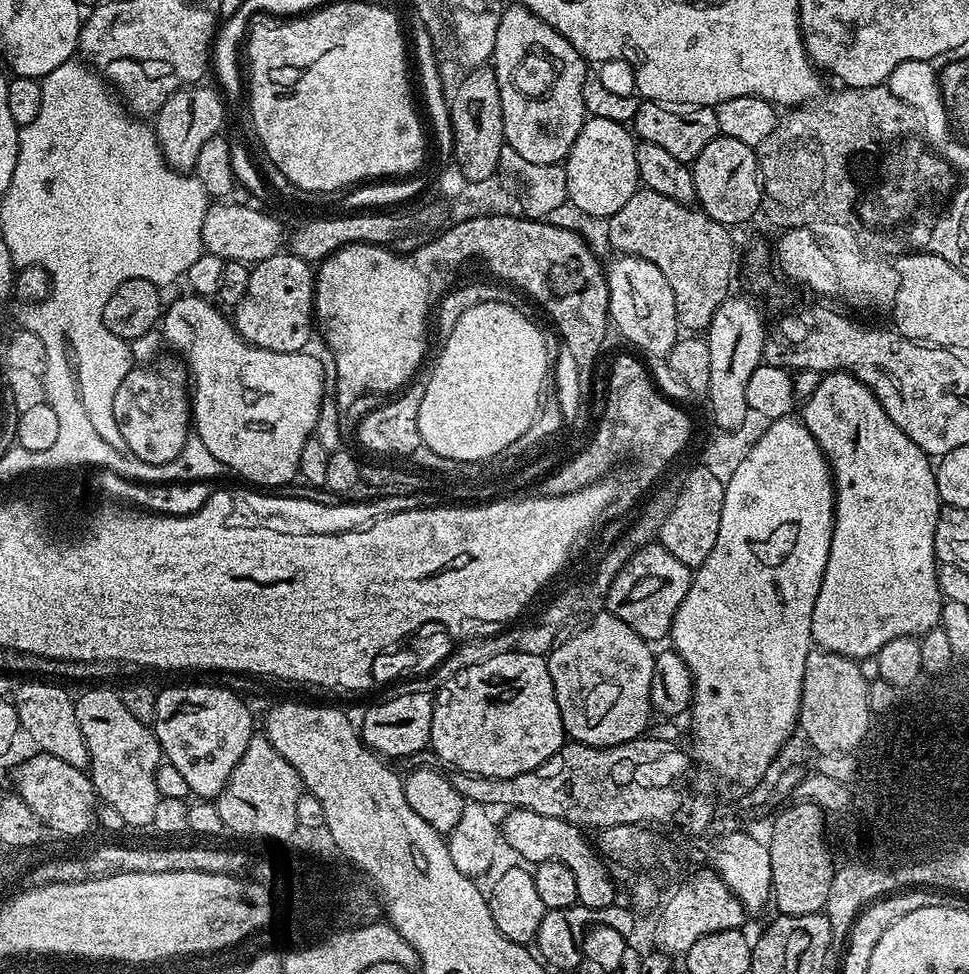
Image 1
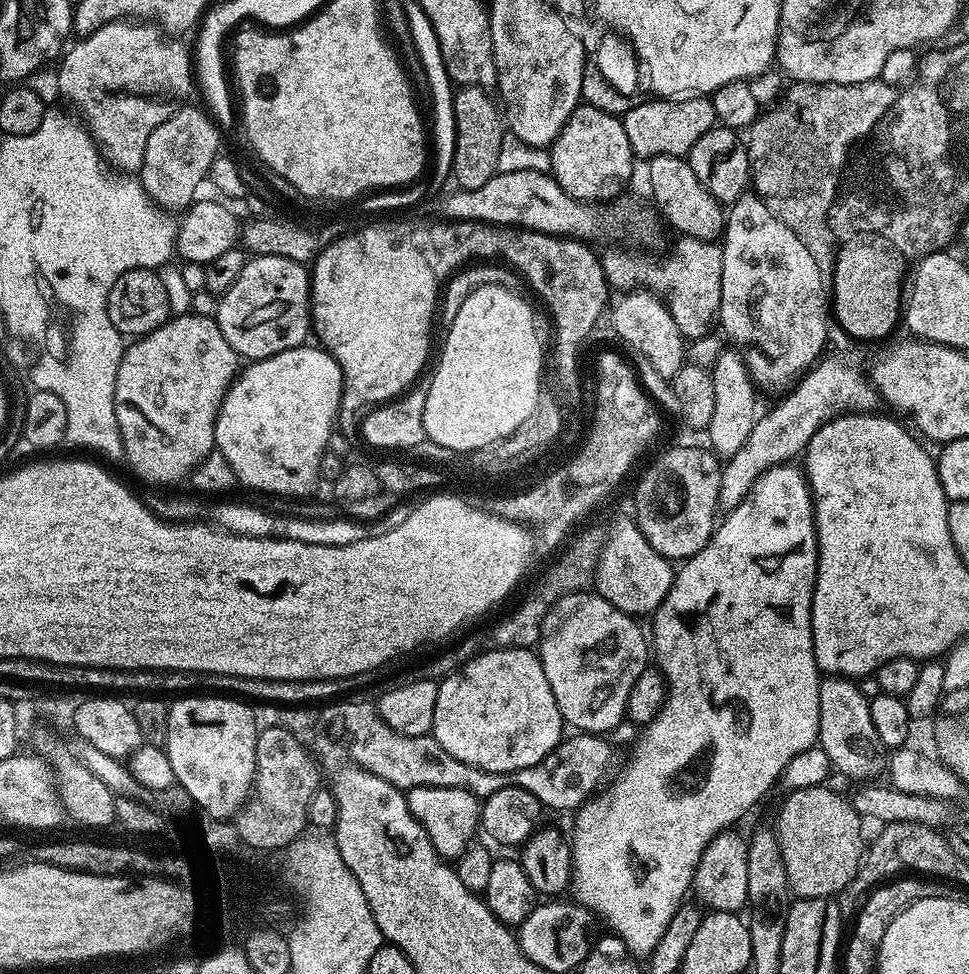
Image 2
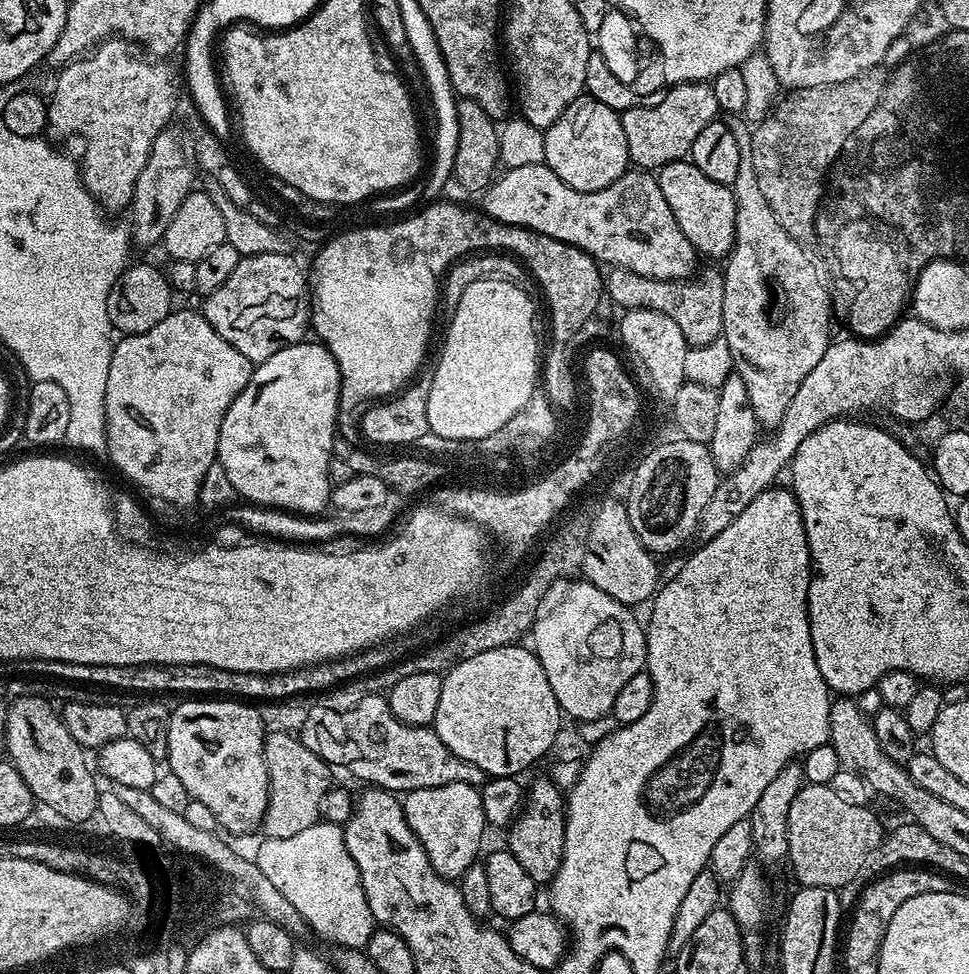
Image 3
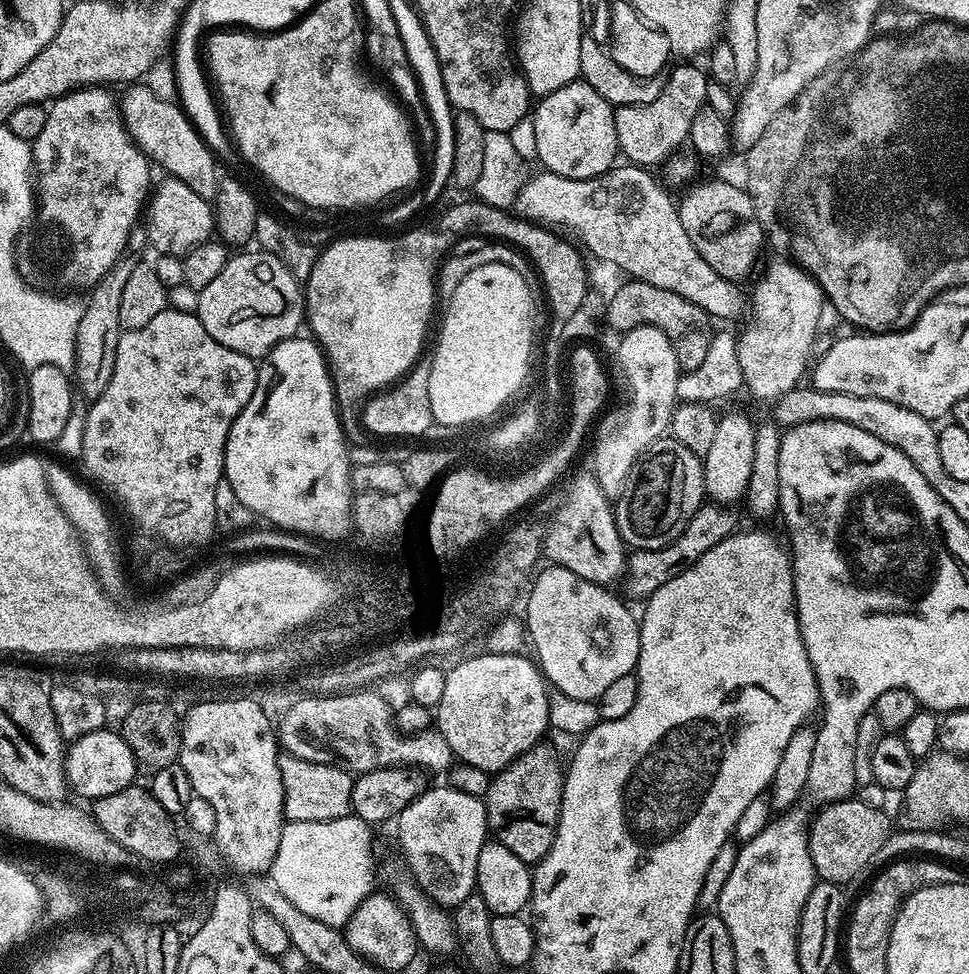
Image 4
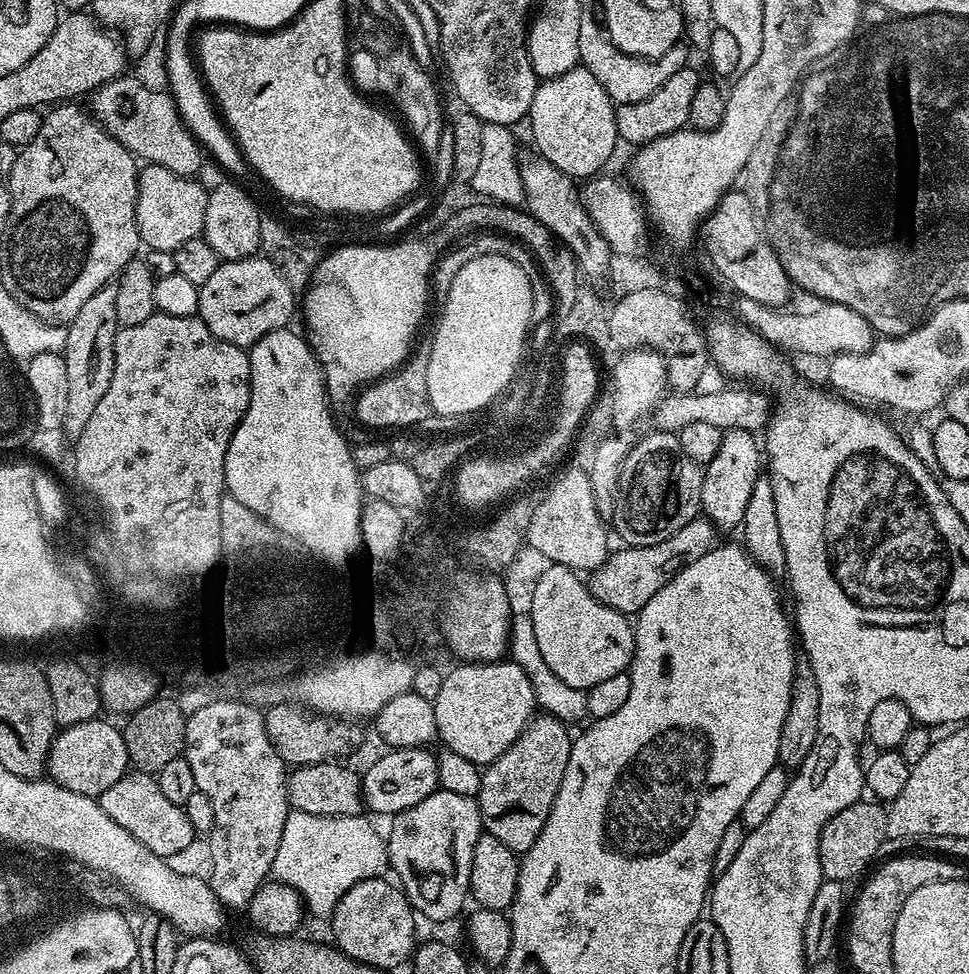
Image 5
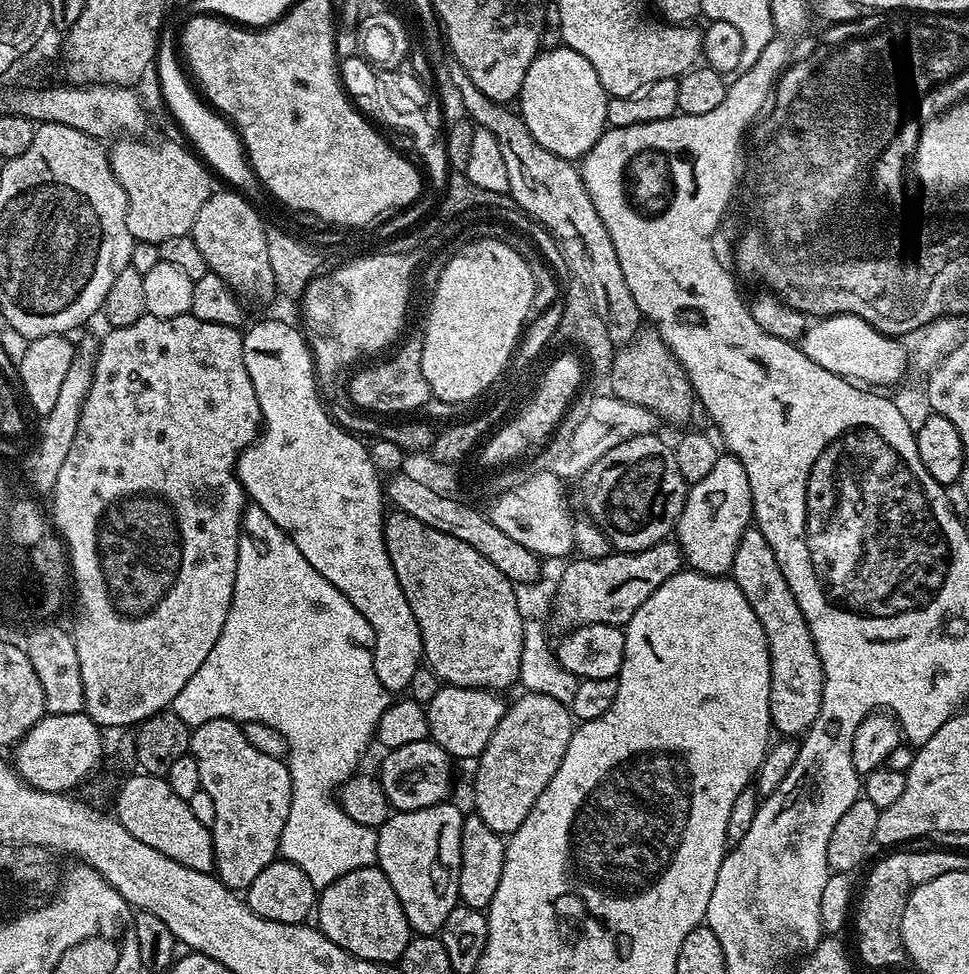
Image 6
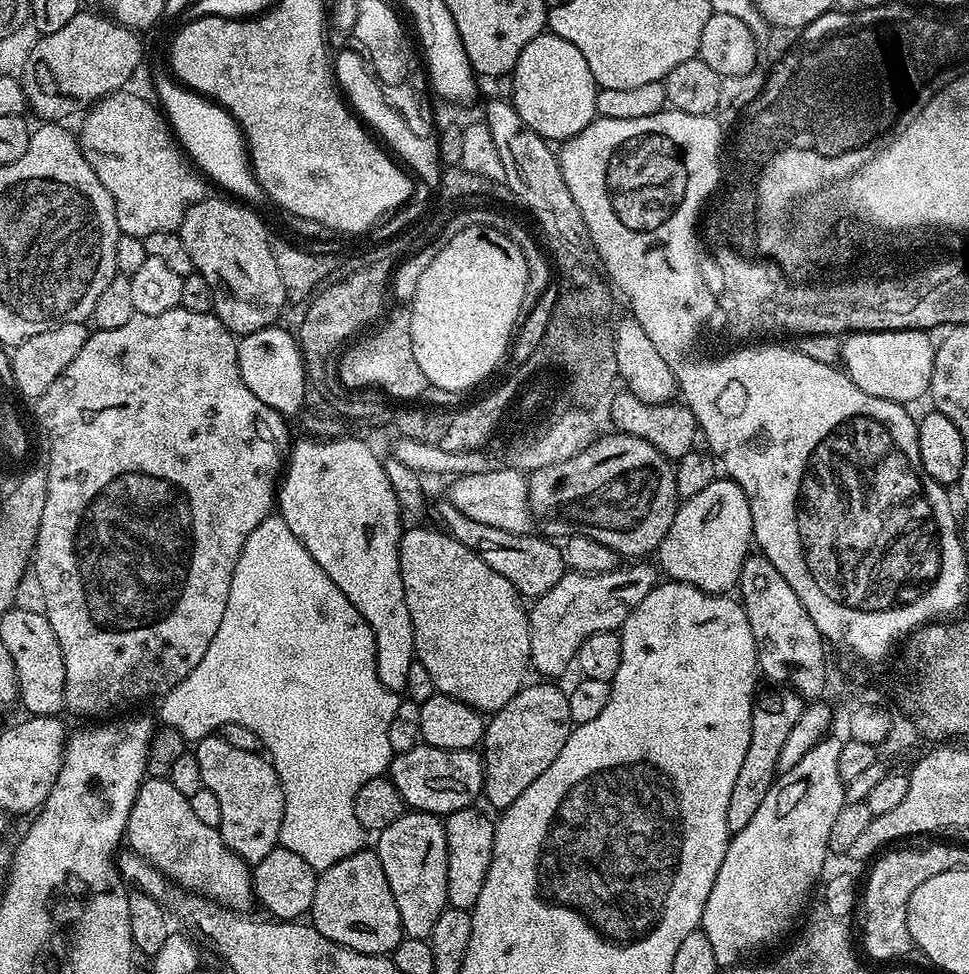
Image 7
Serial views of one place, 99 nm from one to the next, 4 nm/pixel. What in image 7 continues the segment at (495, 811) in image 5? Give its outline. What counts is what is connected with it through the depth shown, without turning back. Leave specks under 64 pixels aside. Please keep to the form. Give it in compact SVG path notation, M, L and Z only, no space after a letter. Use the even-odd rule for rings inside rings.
M540 682L521 688L520 693L502 710L491 713L484 730L482 759L484 762L483 799L489 800L497 810L503 810L515 802L522 790L544 773L550 762L558 758L566 738L574 727L570 718L570 706L565 689L555 688L555 683Z

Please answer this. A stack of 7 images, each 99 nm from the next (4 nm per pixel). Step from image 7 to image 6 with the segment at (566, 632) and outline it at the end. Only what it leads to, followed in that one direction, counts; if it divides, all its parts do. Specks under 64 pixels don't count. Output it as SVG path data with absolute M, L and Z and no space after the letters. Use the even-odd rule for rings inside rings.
M669 538L650 546L641 552L613 551L611 554L600 559L572 558L567 561L564 573L560 576L560 585L554 590L554 607L551 609L551 619L556 619L556 624L563 630L580 628L583 624L615 624L617 626L627 625L628 619L670 578L675 572L681 571L682 557L680 545L675 539Z

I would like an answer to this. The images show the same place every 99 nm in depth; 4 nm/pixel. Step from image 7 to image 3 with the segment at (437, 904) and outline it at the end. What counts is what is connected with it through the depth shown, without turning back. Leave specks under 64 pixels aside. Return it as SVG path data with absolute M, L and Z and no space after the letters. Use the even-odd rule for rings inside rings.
M454 782L450 786L430 786L426 790L407 793L402 803L406 822L410 830L414 830L418 842L422 842L422 850L426 850L430 866L434 866L439 876L453 882L459 881L461 874L471 864L477 863L481 855L480 843L484 840L486 821L480 788L462 782Z

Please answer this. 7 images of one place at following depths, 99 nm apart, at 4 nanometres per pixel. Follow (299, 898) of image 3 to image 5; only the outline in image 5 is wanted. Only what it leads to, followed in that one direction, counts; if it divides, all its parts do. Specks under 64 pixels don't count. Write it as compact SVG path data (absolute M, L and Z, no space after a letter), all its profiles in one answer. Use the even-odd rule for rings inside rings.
M289 811L278 854L274 854L272 876L293 888L311 915L331 917L338 898L350 886L366 878L383 877L389 871L385 837L367 818L364 814L345 818Z

